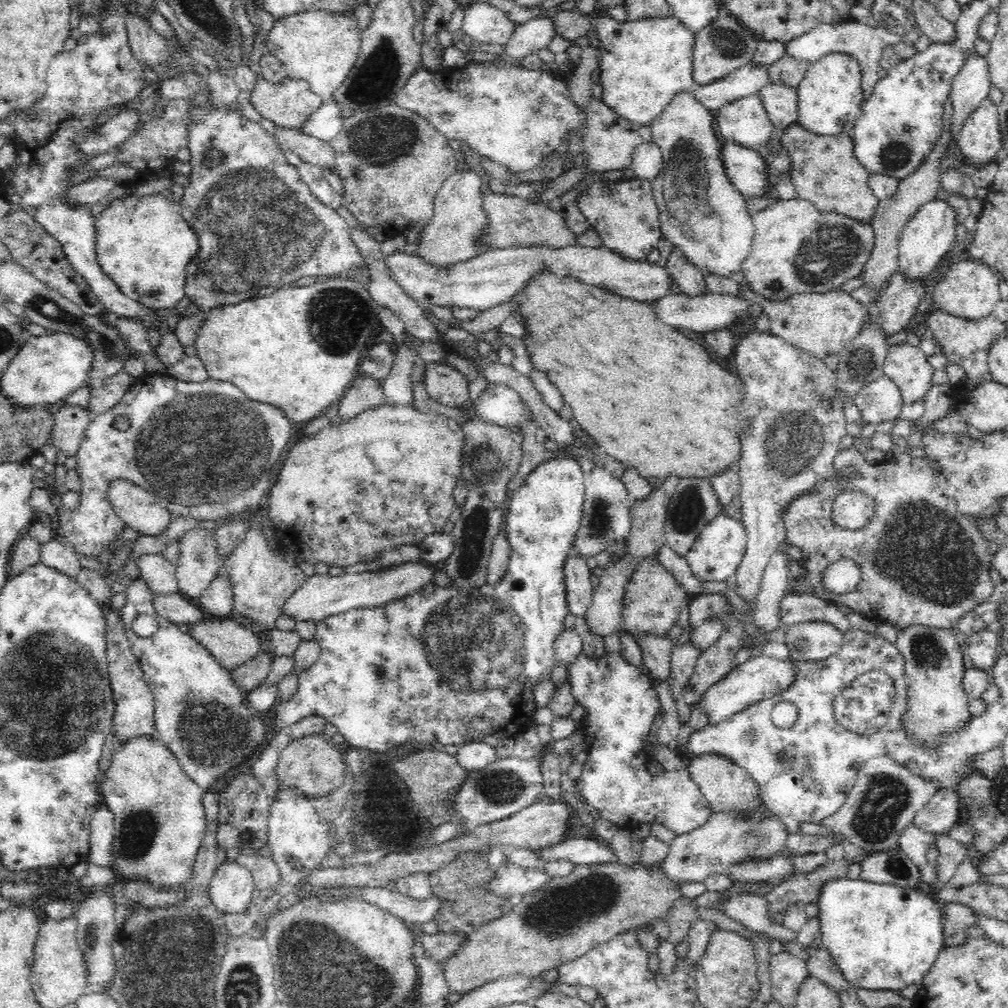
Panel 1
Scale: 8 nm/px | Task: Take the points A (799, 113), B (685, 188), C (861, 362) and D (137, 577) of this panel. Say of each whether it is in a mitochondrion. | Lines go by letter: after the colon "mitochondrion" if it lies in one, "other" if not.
A: other
B: mitochondrion
C: mitochondrion
D: other

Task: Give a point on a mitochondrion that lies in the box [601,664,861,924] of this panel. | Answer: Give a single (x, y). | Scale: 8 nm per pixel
(758, 840)

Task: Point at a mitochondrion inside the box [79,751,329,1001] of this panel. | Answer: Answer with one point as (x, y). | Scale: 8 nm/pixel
(138, 830)

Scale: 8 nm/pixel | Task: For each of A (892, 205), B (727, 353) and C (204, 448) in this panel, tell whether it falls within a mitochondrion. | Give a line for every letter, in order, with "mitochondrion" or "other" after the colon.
A: other
B: other
C: mitochondrion

